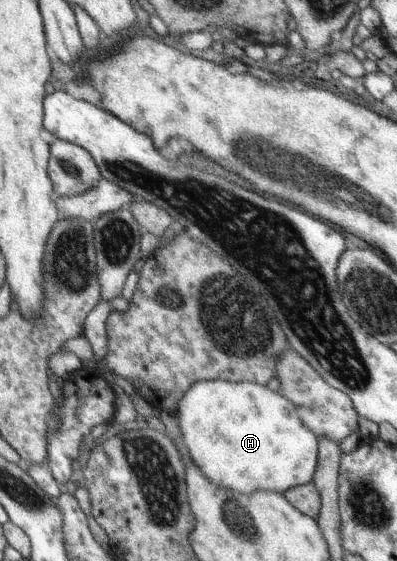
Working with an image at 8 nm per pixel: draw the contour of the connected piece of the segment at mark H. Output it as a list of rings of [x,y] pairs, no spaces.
[[[214,379],[210,381],[195,382],[193,386],[182,396],[177,402],[177,409],[174,412],[177,419],[177,428],[180,431],[181,438],[186,438],[185,450],[190,450],[190,460],[202,470],[202,474],[206,474],[206,478],[210,478],[210,482],[214,482],[217,487],[222,487],[231,491],[239,492],[243,495],[249,495],[254,491],[272,491],[284,494],[295,486],[305,485],[312,480],[314,474],[314,466],[316,464],[316,438],[314,434],[300,422],[300,418],[296,416],[296,408],[292,406],[292,402],[285,395],[276,391],[271,391],[267,387],[253,383],[250,381],[240,381],[233,383],[222,379]]]

